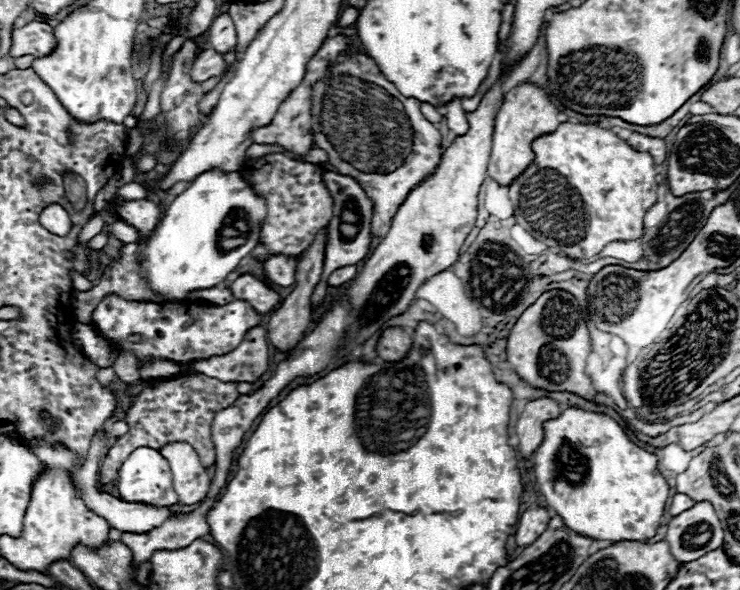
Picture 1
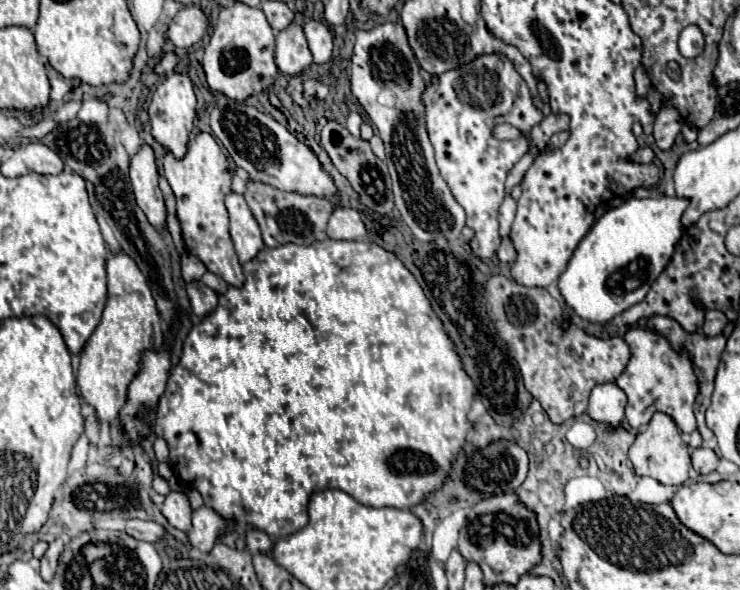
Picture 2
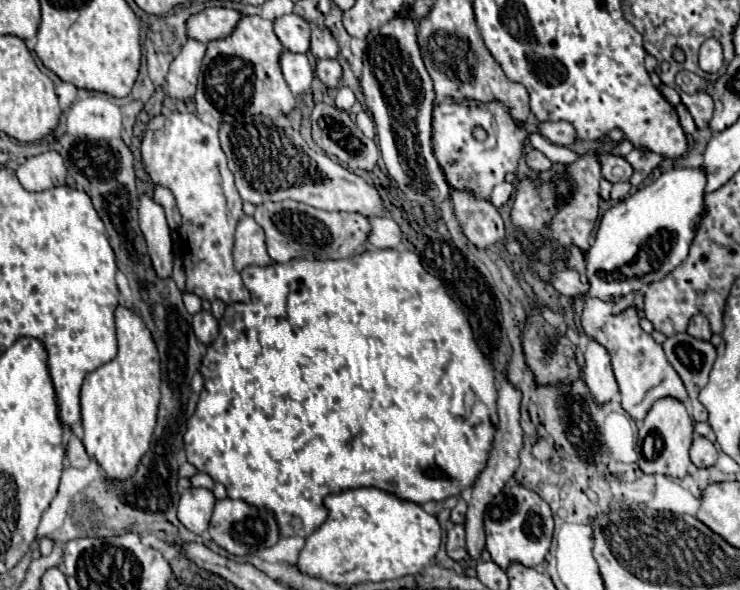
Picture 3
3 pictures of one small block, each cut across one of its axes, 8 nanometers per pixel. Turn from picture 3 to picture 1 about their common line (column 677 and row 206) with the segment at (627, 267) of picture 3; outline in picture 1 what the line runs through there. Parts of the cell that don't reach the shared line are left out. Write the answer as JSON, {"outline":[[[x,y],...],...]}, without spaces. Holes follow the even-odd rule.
{"outline":[[[208,170],[200,174],[164,212],[154,234],[144,242],[146,246],[146,276],[154,292],[162,294],[166,300],[186,300],[190,290],[212,288],[220,284],[244,256],[250,254],[260,244],[260,230],[266,218],[266,202],[256,194],[242,178],[240,172],[220,172]]]}

